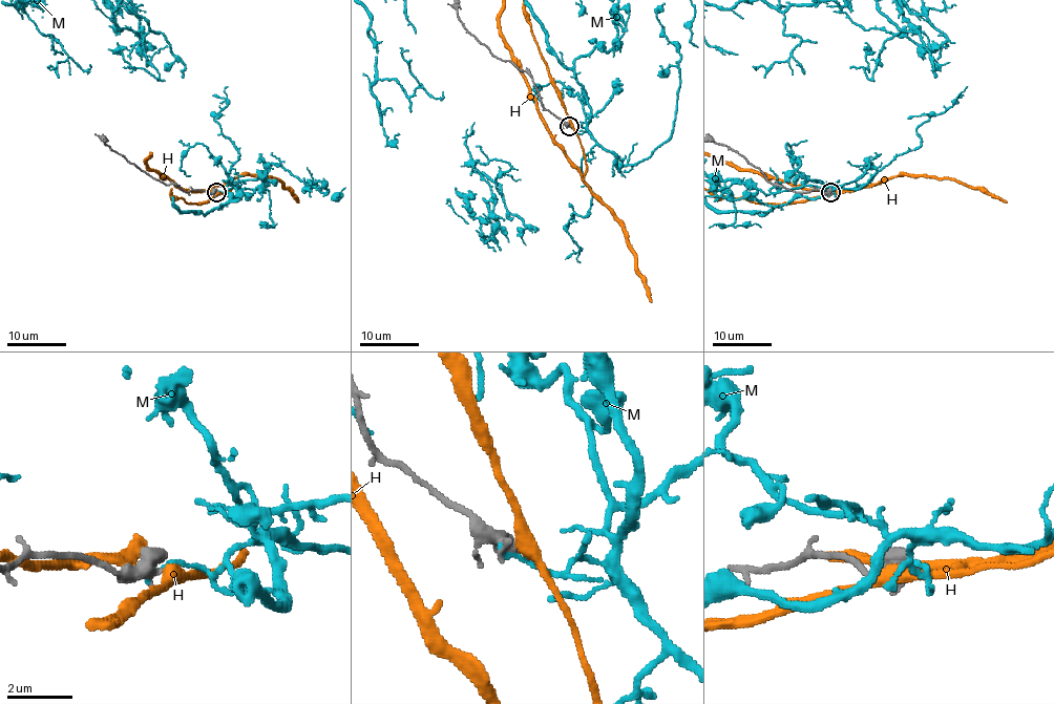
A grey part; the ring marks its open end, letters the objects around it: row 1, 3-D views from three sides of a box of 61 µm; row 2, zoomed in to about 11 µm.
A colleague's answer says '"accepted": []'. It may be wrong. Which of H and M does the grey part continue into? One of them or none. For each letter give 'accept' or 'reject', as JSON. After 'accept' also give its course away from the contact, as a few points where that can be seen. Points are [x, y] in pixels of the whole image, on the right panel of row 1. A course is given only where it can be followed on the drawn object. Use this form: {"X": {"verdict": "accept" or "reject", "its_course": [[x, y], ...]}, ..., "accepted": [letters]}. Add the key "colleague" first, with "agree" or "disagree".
{"colleague": "agree", "H": {"verdict": "reject"}, "M": {"verdict": "reject"}, "accepted": []}

